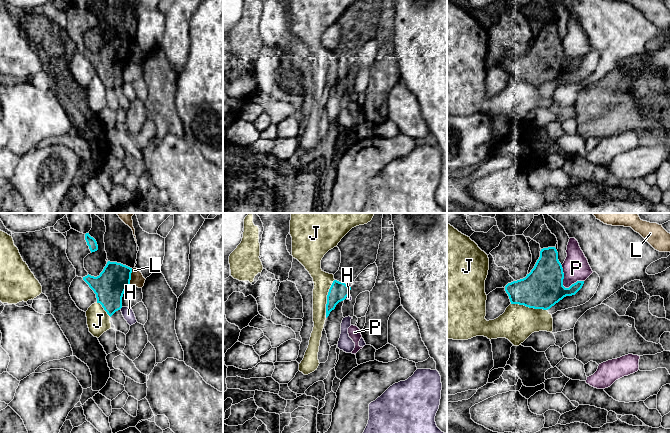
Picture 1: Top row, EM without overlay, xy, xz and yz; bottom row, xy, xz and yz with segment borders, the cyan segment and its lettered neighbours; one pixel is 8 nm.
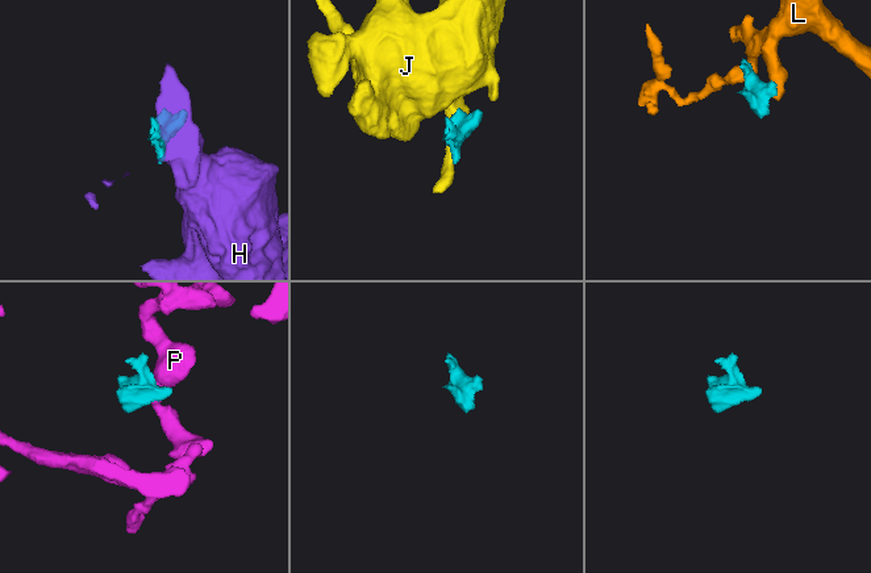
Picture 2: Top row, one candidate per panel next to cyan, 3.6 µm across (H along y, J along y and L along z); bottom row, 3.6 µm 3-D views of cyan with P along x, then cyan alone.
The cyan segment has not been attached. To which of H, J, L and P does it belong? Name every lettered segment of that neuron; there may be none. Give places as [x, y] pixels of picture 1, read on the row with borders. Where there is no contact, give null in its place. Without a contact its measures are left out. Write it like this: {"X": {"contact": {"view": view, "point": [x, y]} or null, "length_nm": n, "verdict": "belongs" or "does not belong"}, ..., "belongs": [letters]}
{"H": {"contact": {"view": "xz", "point": [348, 294]}, "length_nm": 70, "verdict": "does not belong"}, "J": {"contact": {"view": "xz", "point": [327, 298]}, "length_nm": 320, "verdict": "does not belong"}, "L": {"contact": {"view": "xy", "point": [130, 277]}, "length_nm": 130, "verdict": "does not belong"}, "P": {"contact": {"view": "yz", "point": [562, 285]}, "length_nm": 220, "verdict": "does not belong"}, "belongs": []}

